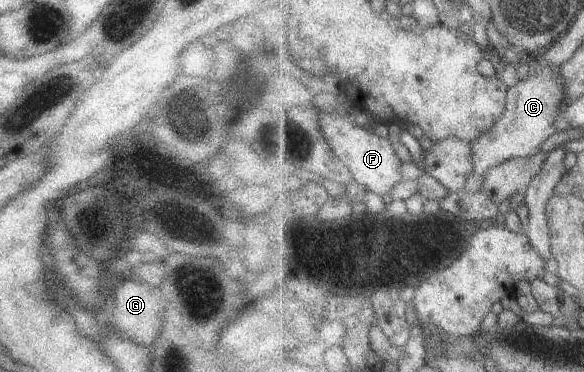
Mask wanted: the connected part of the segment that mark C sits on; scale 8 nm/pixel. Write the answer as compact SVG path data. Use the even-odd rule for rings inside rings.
M559 67L535 68L526 80L509 89L505 113L502 113L497 124L490 132L482 135L471 143L471 175L468 177L465 189L468 192L482 190L485 174L494 166L501 165L513 158L525 158L541 152L540 145L544 139L554 134L554 121L561 116L561 107L565 90L559 79Z

